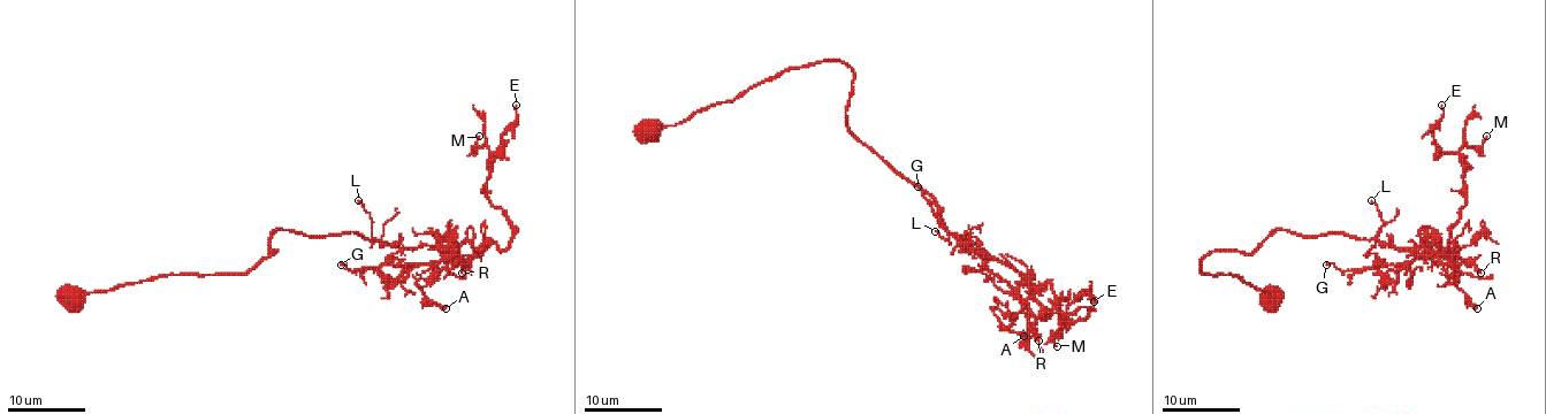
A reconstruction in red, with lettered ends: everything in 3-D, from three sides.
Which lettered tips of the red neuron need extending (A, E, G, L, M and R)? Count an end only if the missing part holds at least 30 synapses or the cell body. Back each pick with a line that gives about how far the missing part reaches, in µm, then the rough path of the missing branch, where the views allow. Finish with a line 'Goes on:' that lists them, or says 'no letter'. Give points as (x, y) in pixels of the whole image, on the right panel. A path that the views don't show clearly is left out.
Goes on: no letter

